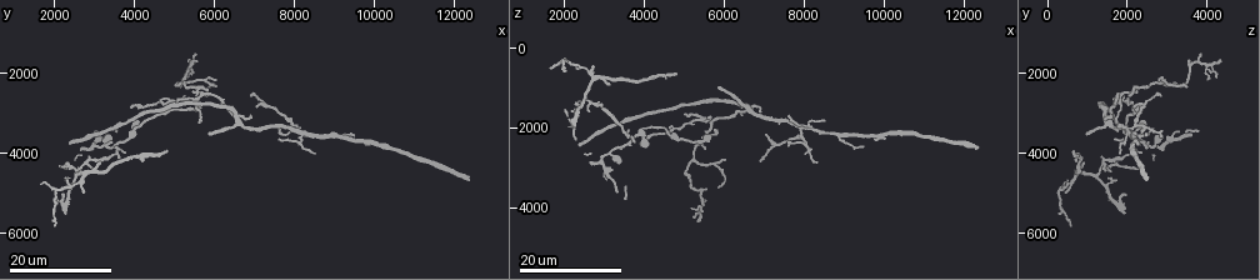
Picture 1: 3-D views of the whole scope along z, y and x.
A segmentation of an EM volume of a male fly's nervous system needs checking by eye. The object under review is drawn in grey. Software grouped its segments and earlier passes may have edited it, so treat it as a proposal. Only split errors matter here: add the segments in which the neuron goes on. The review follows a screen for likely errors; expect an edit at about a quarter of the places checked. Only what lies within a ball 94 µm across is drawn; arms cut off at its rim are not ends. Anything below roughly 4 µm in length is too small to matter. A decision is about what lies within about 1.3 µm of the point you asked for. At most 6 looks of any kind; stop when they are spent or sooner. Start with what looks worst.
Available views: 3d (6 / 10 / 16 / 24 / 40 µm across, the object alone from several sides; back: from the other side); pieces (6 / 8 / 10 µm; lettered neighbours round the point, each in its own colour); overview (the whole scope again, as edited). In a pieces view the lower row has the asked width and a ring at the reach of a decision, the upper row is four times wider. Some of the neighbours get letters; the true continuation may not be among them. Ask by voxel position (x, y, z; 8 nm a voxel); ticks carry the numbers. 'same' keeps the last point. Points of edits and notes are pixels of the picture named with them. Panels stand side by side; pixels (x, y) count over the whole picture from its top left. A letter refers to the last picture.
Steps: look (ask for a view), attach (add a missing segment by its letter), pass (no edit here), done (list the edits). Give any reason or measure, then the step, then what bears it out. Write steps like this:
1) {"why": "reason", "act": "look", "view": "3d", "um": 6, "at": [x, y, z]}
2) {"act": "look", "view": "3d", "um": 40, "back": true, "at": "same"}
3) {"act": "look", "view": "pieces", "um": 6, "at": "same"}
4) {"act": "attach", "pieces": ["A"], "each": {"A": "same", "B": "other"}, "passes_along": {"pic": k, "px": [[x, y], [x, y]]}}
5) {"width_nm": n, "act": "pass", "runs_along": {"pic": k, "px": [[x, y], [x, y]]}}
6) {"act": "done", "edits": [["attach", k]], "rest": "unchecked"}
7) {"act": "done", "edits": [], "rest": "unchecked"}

{"why": "free end", "act": "look", "view": "3d", "um": 16, "at": [4750, 4000, 700]}

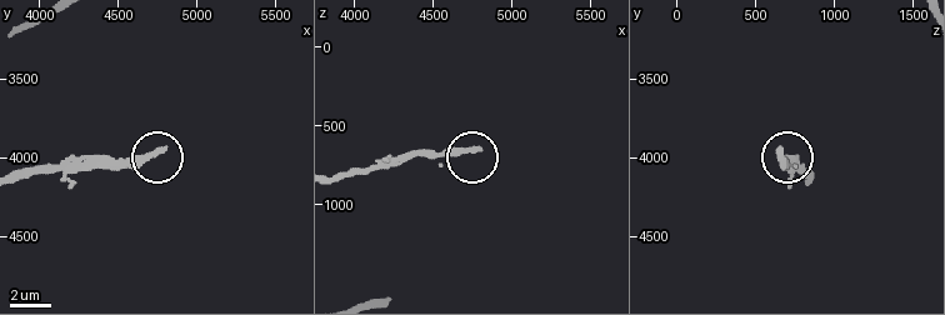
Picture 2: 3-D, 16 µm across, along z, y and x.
{"act": "look", "view": "pieces", "um": 6, "at": [4780, 3960, 660]}

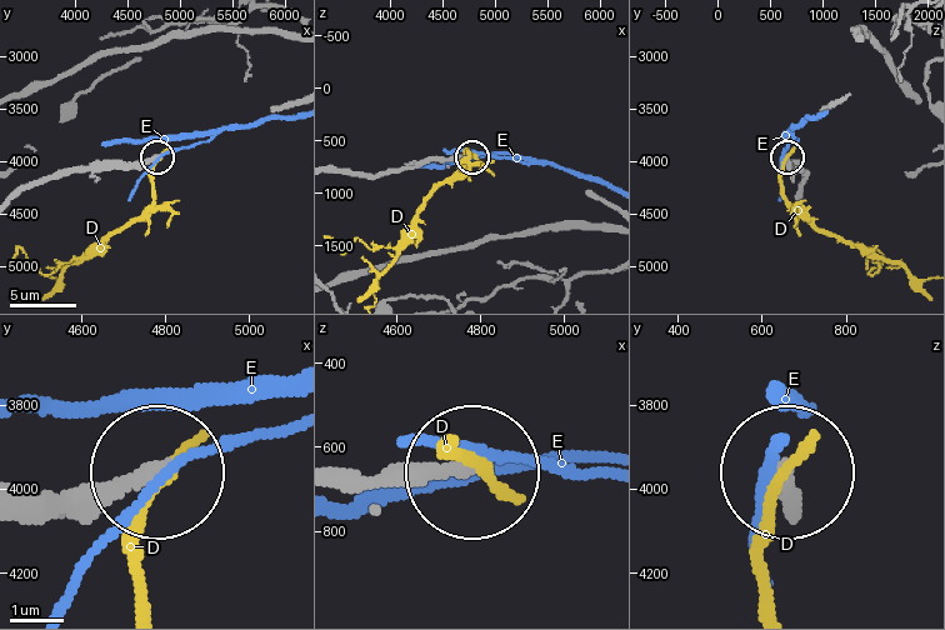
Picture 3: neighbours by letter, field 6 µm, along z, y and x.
{"act": "pass", "each": {"D": "other", "E": "other"}, "runs_along": {"pic": 3, "px": [[25, 494], [106, 494], [155, 471]]}, "found": "no lettered segment goes on from it"}

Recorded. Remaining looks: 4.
{"why": "free end", "act": "look", "view": "3d", "um": 16, "at": [5850, 2550, 2050]}

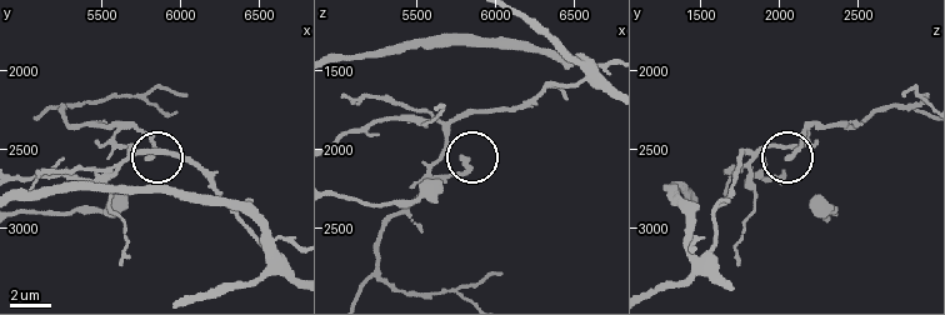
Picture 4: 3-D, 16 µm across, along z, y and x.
{"why": "what lies round it", "act": "look", "view": "pieces", "um": 6, "at": [5800, 2560, 2040]}

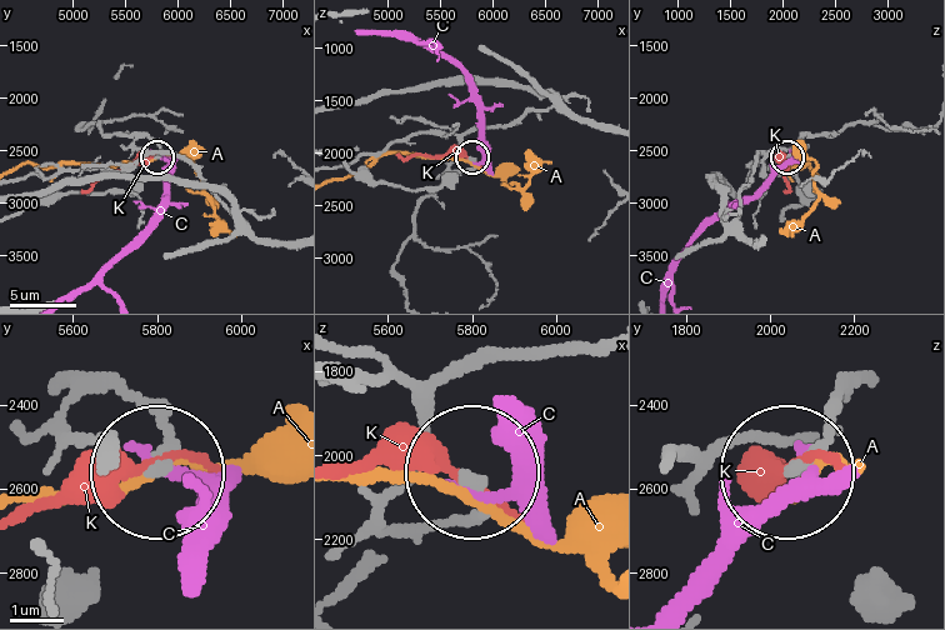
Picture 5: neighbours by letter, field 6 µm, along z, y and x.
{"act": "pass", "each": {"A": "other", "C": "other", "K": "other"}, "runs_along": {"pic": 5, "px": [[849, 396], [799, 473]]}, "found": "no lettered segment goes on from it"}

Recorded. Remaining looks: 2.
{"why": "an open end", "act": "look", "view": "3d", "um": 16, "at": [2700, 5000, 450]}

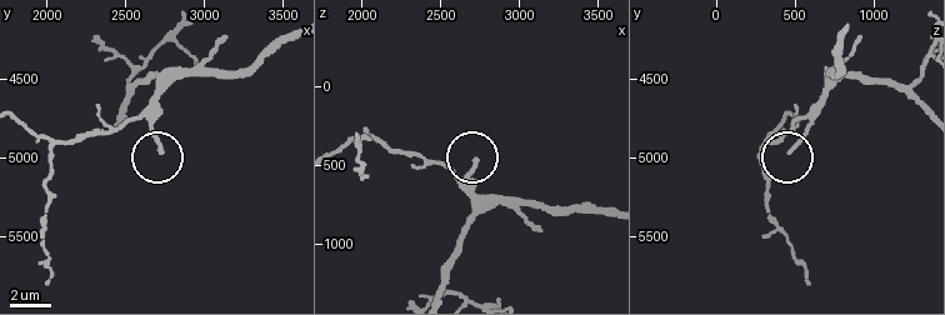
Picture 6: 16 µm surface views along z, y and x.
{"act": "look", "view": "pieces", "um": 6, "at": [2720, 4940, 480]}

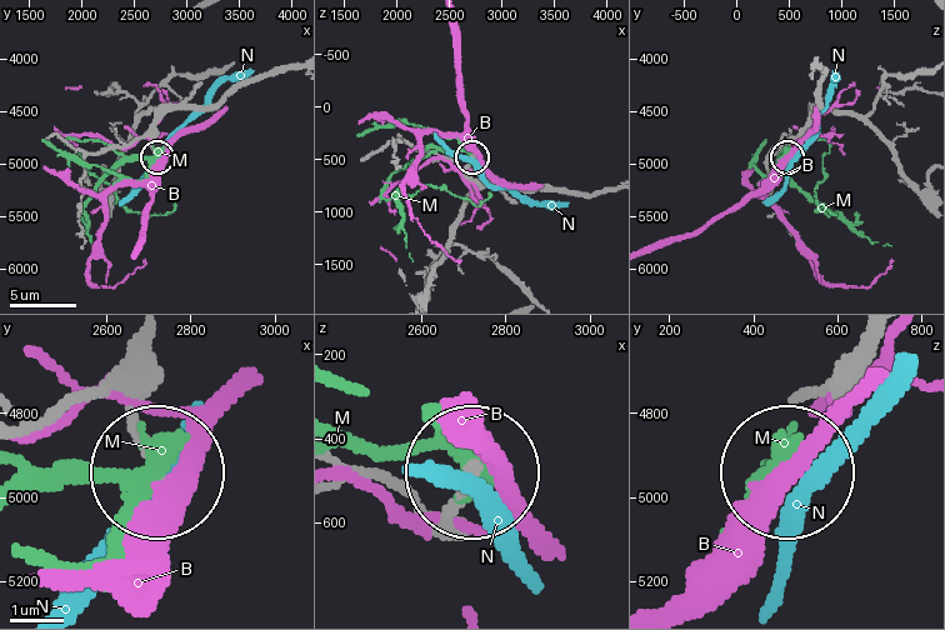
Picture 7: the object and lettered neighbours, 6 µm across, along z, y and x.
{"act": "pass", "each": {"B": "other", "M": "other", "N": "other"}, "found": "none of them fits"}

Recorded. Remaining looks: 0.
{"act": "done", "edits": [], "rest": "unchecked"}

